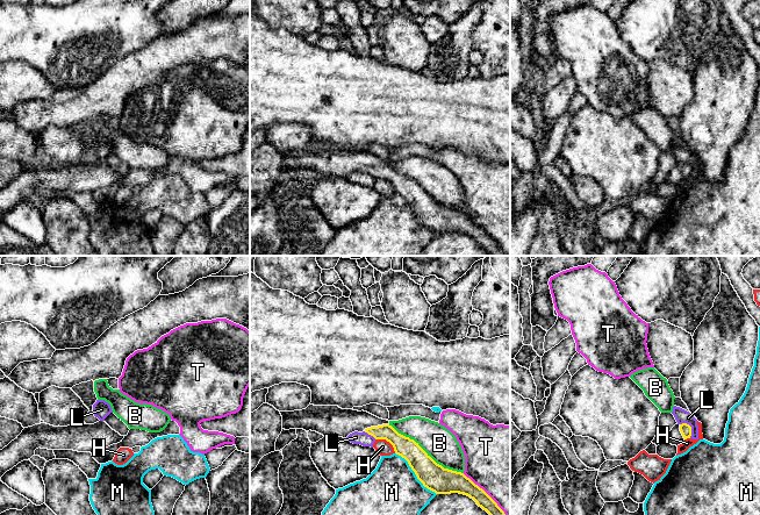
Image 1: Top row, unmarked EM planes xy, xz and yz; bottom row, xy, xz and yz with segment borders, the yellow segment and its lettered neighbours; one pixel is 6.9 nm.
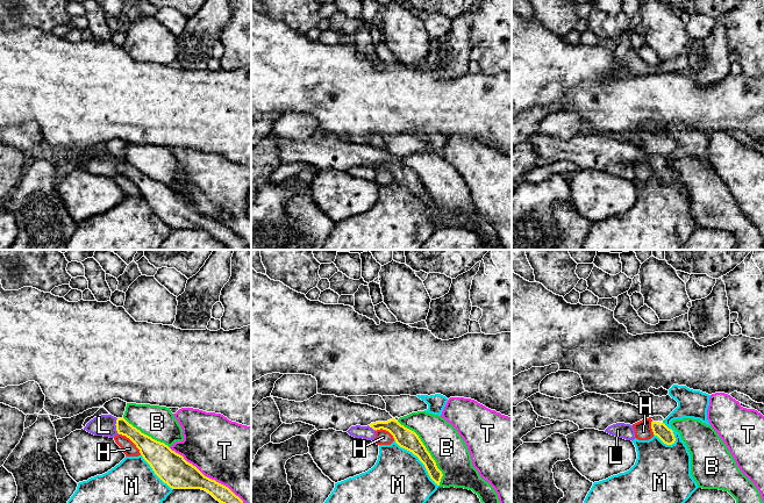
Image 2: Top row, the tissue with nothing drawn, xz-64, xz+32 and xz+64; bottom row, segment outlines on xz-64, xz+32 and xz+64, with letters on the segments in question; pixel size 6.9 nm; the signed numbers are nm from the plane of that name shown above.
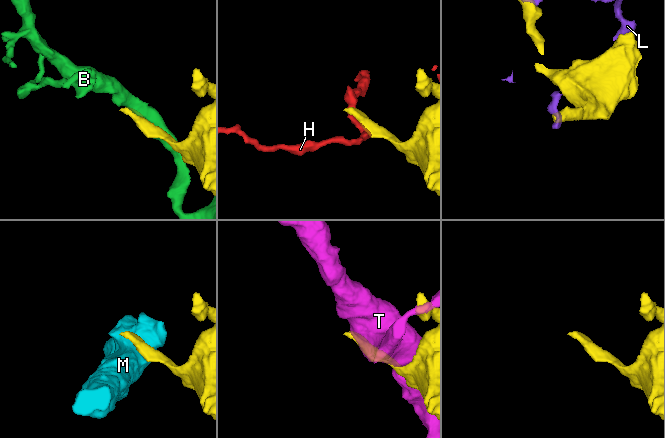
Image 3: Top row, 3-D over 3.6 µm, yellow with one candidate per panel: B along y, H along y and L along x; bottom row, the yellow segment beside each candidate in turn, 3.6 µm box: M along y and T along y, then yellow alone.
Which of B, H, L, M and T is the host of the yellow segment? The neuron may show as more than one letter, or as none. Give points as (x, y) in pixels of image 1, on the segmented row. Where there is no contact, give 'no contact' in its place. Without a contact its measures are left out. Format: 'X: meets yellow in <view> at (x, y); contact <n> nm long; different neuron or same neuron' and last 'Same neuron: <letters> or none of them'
B: meets yellow in xz at (424, 451); contact 600 nm long; different neuron
H: meets yellow in xz at (387, 441); contact 170 nm long; different neuron
L: meets yellow in yz at (690, 427); contact 130 nm long; different neuron
M: meets yellow in xz at (415, 473); contact 400 nm long; different neuron
T: meets yellow in xz at (485, 492); contact 420 nm long; different neuron
Same neuron: none of them

